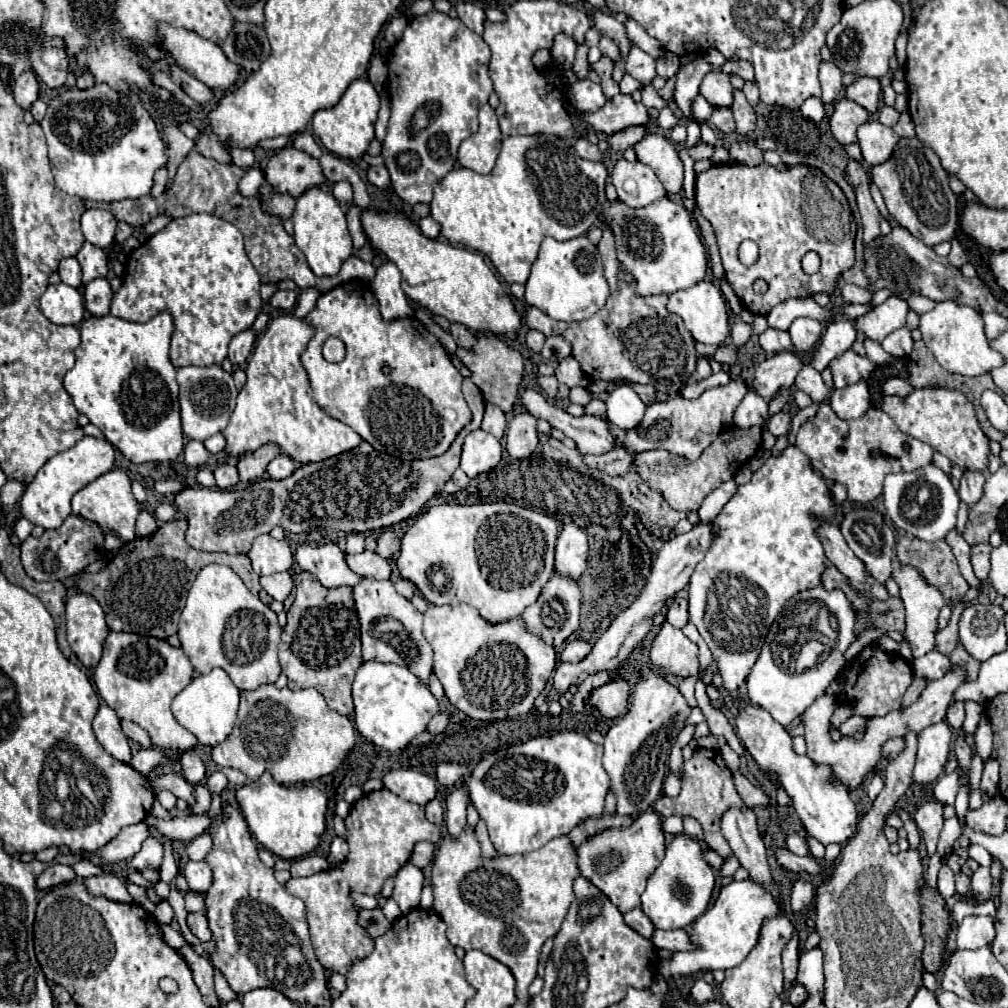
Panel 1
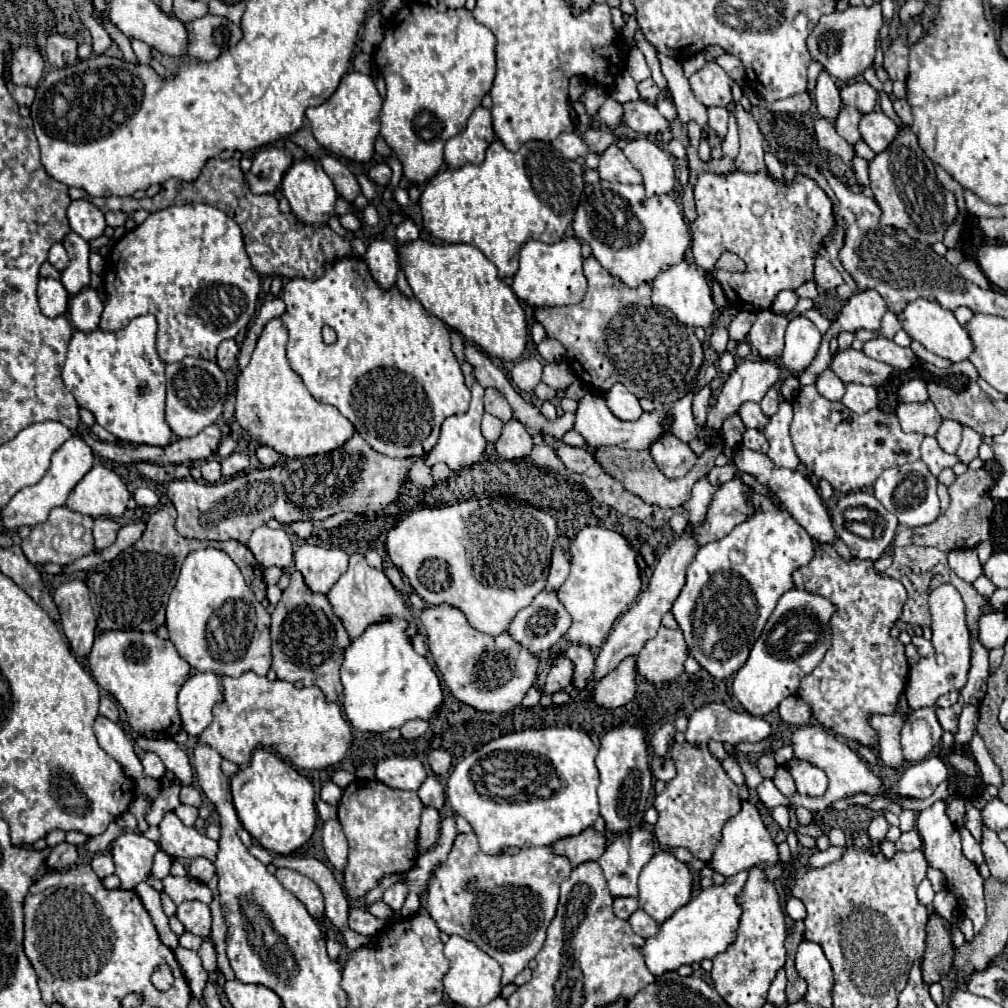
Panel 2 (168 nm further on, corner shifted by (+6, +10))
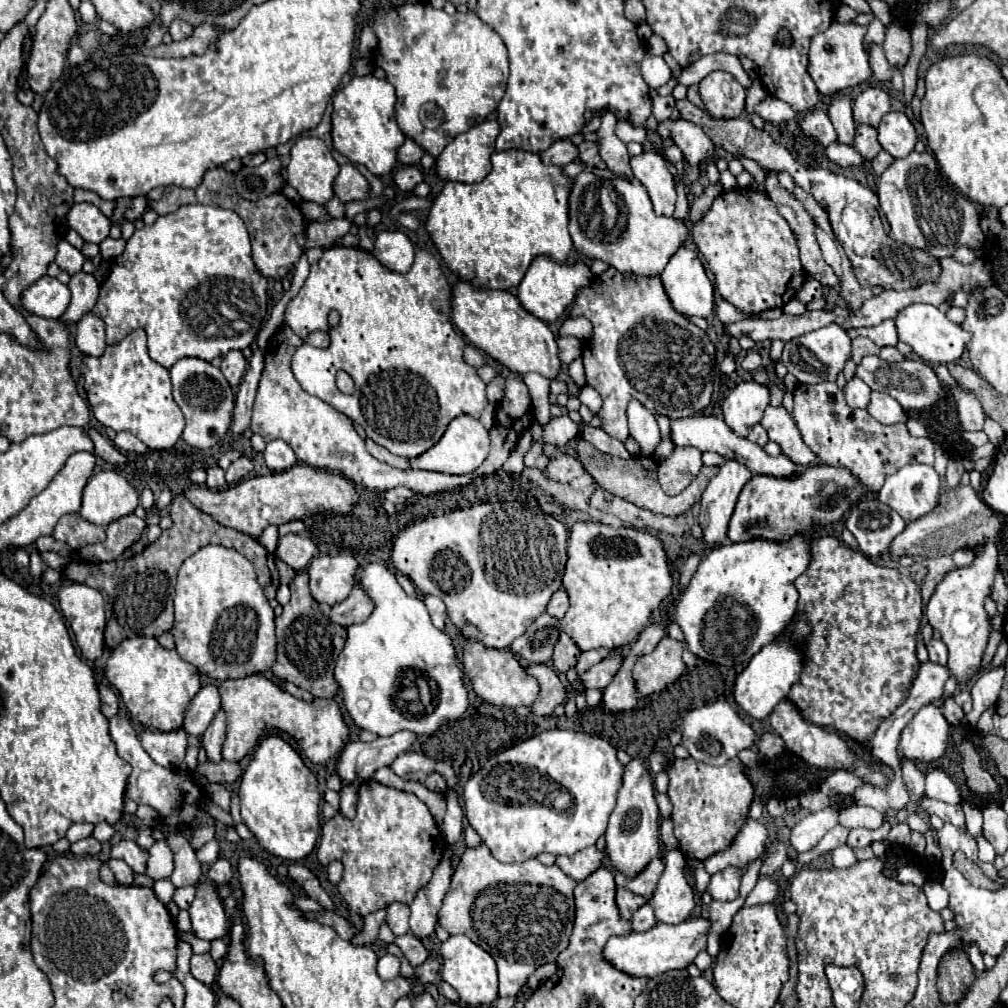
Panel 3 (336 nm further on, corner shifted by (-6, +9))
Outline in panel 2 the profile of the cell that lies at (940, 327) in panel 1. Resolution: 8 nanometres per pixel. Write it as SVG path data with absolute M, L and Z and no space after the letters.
M917 298L915 302L909 302L905 306L905 310L899 314L899 322L901 322L901 328L911 336L911 340L919 342L925 350L941 358L947 358L951 362L961 362L961 360L967 360L969 354L973 352L973 342L967 330L955 320L953 312L945 310L939 302Z

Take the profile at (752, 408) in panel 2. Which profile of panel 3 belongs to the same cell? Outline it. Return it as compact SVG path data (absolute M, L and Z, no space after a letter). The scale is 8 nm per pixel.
M769 405L765 409L765 413L763 413L761 425L769 433L769 439L781 445L781 451L787 457L795 459L795 455L797 455L795 463L807 467L809 463L817 461L815 455L813 455L813 451L803 443L801 433L799 433L795 421L791 419L791 415L785 411L785 407L771 407Z

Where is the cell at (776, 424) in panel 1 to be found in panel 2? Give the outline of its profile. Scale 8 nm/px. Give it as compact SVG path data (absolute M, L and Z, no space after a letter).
M769 388L767 394L763 396L761 400L761 410L767 414L767 416L773 416L777 412L777 406L779 406L779 392L775 388Z

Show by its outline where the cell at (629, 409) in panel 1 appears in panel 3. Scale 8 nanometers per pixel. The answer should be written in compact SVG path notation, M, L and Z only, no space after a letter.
M631 399L629 405L627 405L627 419L629 419L629 433L641 445L641 453L639 455L651 457L655 447L661 441L655 415L641 401Z

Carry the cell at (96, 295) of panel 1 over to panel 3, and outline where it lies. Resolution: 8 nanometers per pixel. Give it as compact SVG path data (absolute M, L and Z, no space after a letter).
M93 311L85 313L77 323L75 345L85 355L101 355L107 347L105 343L105 323Z

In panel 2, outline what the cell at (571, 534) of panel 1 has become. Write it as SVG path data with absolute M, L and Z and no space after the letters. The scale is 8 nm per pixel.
M557 546L553 550L553 558L551 558L551 570L549 570L549 578L547 578L547 592L559 590L559 586L565 582L569 574L569 558L565 554L565 550L561 546Z

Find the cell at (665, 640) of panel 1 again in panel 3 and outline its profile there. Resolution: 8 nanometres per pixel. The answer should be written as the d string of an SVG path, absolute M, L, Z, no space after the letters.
M665 635L653 653L637 659L633 675L639 695L651 695L675 683L685 671L685 663L681 657L685 649L687 647L683 641L675 641Z

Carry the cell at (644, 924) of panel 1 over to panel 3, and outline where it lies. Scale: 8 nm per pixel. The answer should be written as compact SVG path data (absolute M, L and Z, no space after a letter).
M617 889L617 905L619 905L623 919L631 919L631 915L645 903L647 903L645 897L639 897L627 889Z

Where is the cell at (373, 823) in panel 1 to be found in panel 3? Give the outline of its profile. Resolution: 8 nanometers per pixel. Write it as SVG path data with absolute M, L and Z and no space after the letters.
M365 781L359 787L355 819L347 821L341 815L335 815L322 825L317 859L323 865L329 865L335 859L343 863L339 893L355 913L369 915L393 901L409 905L415 891L429 883L433 869L441 859L441 851L441 831L423 801L377 781Z

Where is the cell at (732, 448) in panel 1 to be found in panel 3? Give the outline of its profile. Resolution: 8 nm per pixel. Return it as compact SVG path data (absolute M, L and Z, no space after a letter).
M579 439L577 441L577 457L581 459L583 467L595 477L595 481L609 493L617 495L617 497L623 497L631 503L635 503L637 507L643 507L643 509L649 509L653 513L661 513L661 515L671 515L671 517L677 517L681 513L685 513L691 505L695 505L699 499L701 499L701 493L705 491L707 483L719 473L719 467L703 467L701 473L693 479L693 483L683 489L679 495L667 495L661 487L659 487L659 481L657 481L657 473L655 469L659 467L657 459L653 457L629 457L629 459L623 459L623 457L613 457L613 455L607 455L607 453L601 453L597 447L593 447L591 443Z

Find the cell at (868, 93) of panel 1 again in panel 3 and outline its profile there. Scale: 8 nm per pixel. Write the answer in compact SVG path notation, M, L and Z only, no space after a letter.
M869 87L861 91L853 101L853 117L857 123L867 123L877 127L885 113L889 113L889 95L879 87Z

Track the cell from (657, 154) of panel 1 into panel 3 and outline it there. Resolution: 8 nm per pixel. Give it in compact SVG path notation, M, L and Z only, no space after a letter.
M643 151L631 159L633 175L647 187L657 215L673 215L677 191L675 179L667 167L667 161L655 151Z

